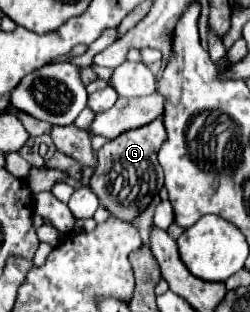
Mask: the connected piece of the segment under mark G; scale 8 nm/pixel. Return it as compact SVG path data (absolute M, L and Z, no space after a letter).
M156 118L148 126L140 126L120 134L118 138L106 142L98 150L98 166L90 178L90 190L98 196L100 204L116 218L132 224L164 186L164 172L158 166L158 150L166 142L166 128L162 118Z

